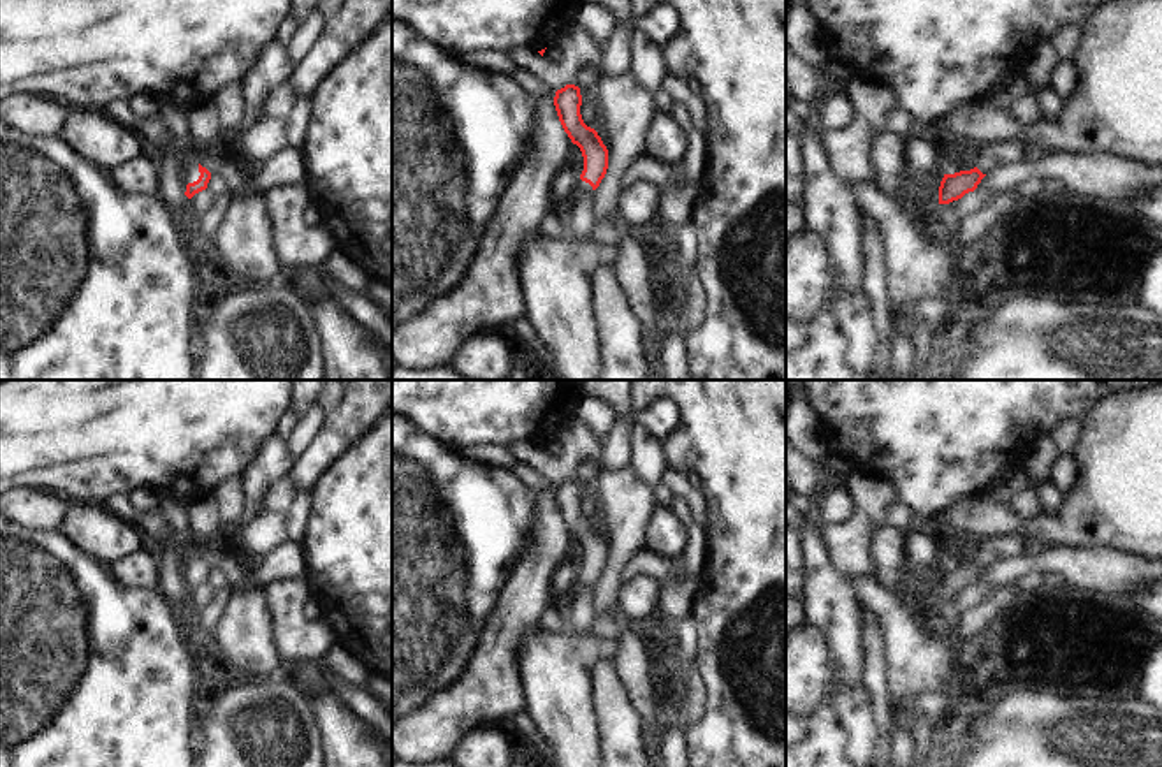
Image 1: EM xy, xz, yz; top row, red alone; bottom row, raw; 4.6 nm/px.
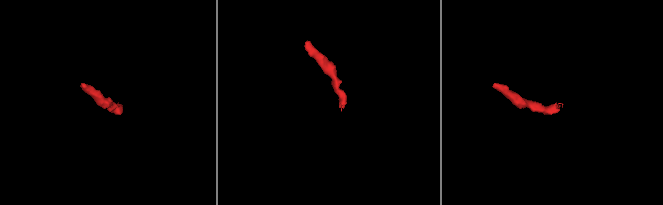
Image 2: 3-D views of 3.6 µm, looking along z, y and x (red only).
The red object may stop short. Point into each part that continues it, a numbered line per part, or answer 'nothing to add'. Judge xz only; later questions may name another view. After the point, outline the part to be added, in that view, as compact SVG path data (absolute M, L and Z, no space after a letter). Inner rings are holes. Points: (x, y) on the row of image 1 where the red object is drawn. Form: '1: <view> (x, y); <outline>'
1: xz (580, 189); M580 179L580 181L577 181L573 185L571 197L573 197L575 204L577 204L580 199L584 199L587 195L592 195L592 194L594 194L592 186L589 183L585 183L585 181Z

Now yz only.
nothing to add

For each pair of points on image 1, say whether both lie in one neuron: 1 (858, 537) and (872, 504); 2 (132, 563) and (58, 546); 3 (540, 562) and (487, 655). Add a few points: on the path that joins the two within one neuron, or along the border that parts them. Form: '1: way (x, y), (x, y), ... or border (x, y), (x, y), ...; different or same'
1: way (858, 528), (869, 512); same
2: border (111, 567), (111, 572), (122, 583), (148, 590); different
3: way (530, 584), (501, 632); same

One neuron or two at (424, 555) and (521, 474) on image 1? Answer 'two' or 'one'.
two

